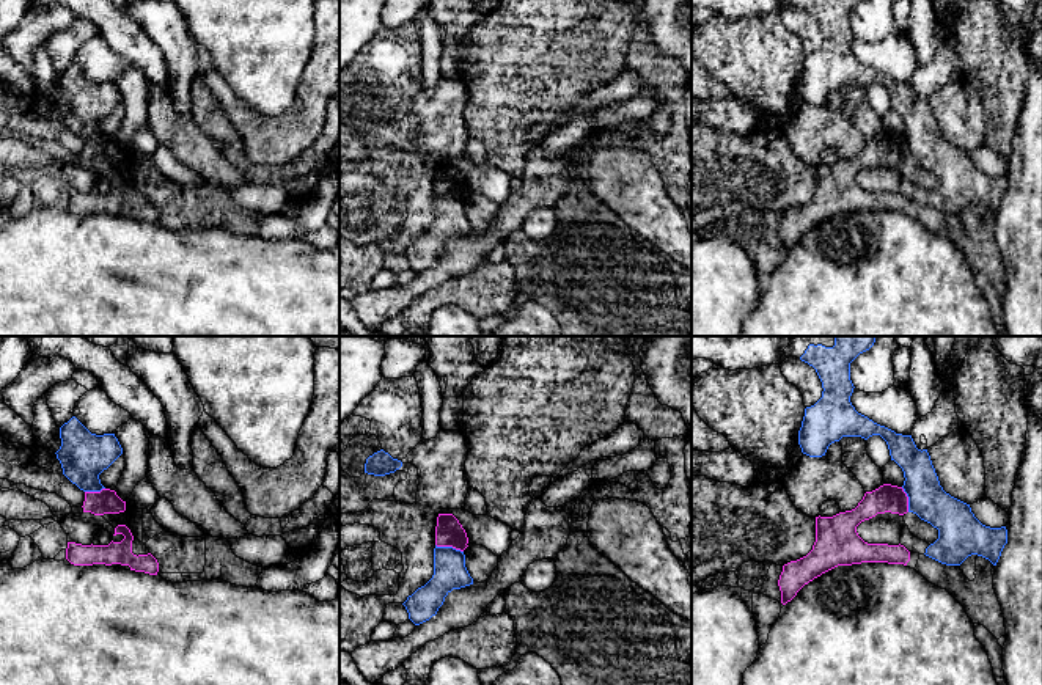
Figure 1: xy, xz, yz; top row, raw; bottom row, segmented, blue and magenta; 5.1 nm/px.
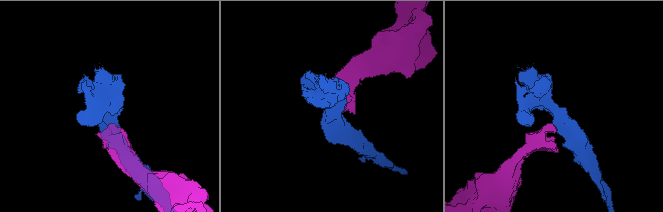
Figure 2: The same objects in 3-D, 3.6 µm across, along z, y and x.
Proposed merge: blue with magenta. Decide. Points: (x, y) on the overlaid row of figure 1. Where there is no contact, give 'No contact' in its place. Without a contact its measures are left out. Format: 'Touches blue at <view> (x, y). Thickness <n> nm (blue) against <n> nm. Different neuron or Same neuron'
Touches blue at xz (450, 547). Thickness 170 nm (blue) against 140 nm. Different neuron

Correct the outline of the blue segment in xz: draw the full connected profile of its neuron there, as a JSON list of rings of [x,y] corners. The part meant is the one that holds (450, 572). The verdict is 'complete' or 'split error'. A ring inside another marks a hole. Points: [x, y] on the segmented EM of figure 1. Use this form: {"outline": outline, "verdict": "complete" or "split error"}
{"outline": [[[435,545],[432,578],[409,595],[402,605],[409,613],[409,619],[415,625],[420,625],[437,614],[445,597],[453,589],[460,589],[470,584],[473,584],[473,578],[465,567],[464,551],[453,547]]], "verdict": "complete"}

